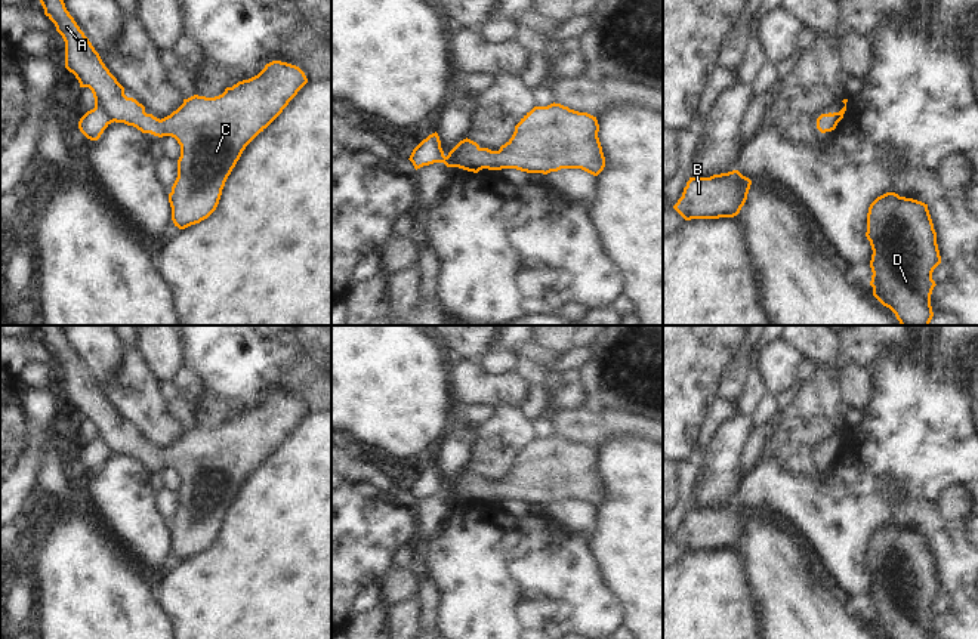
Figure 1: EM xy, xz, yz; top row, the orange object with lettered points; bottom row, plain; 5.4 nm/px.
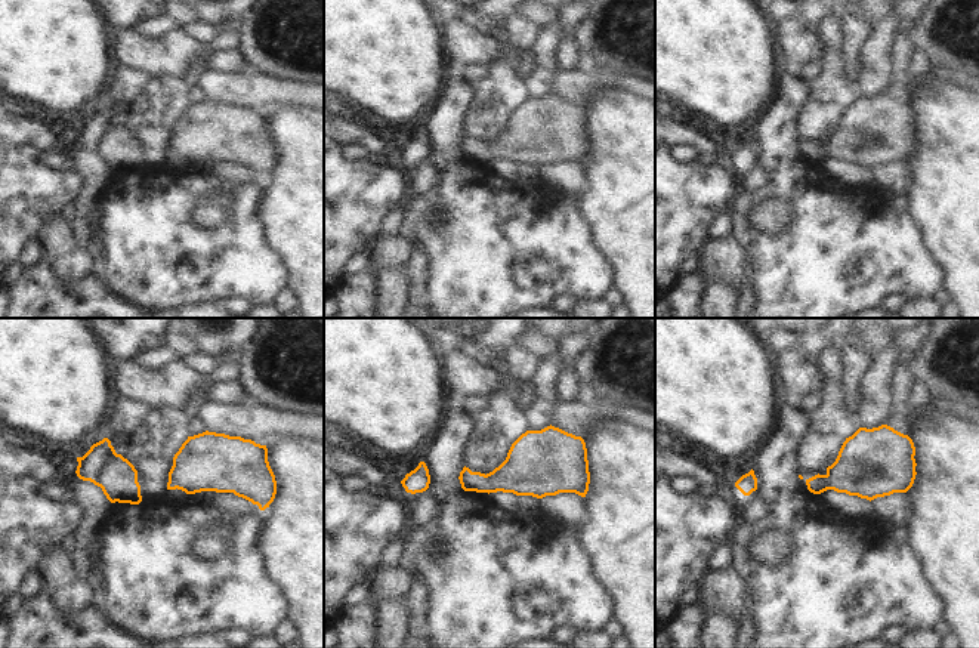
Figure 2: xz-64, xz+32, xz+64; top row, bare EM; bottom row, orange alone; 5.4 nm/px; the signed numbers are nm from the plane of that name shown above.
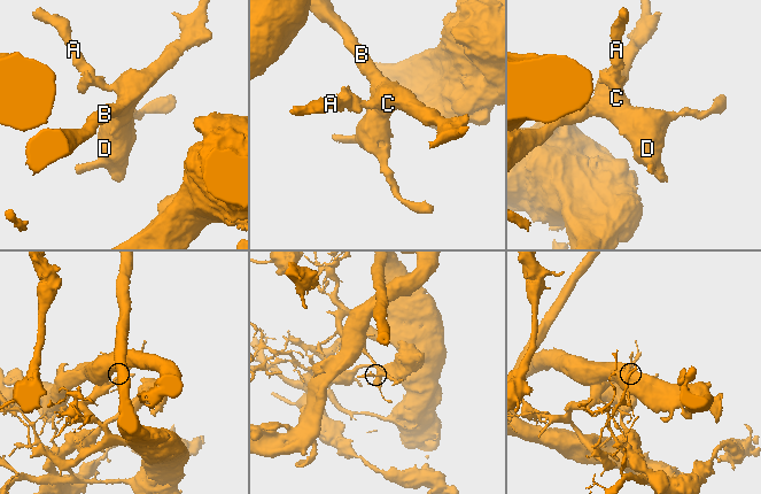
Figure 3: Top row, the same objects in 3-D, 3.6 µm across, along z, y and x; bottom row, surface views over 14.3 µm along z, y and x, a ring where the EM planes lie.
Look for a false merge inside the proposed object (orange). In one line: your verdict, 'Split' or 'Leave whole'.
Leave whole.

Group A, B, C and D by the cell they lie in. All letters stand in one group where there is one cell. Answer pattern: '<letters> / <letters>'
A B C D

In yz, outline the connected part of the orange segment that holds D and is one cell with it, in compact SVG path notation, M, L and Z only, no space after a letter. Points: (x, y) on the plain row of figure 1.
M886 524L867 544L873 627L886 639L932 639L934 601L941 595L928 535Z

